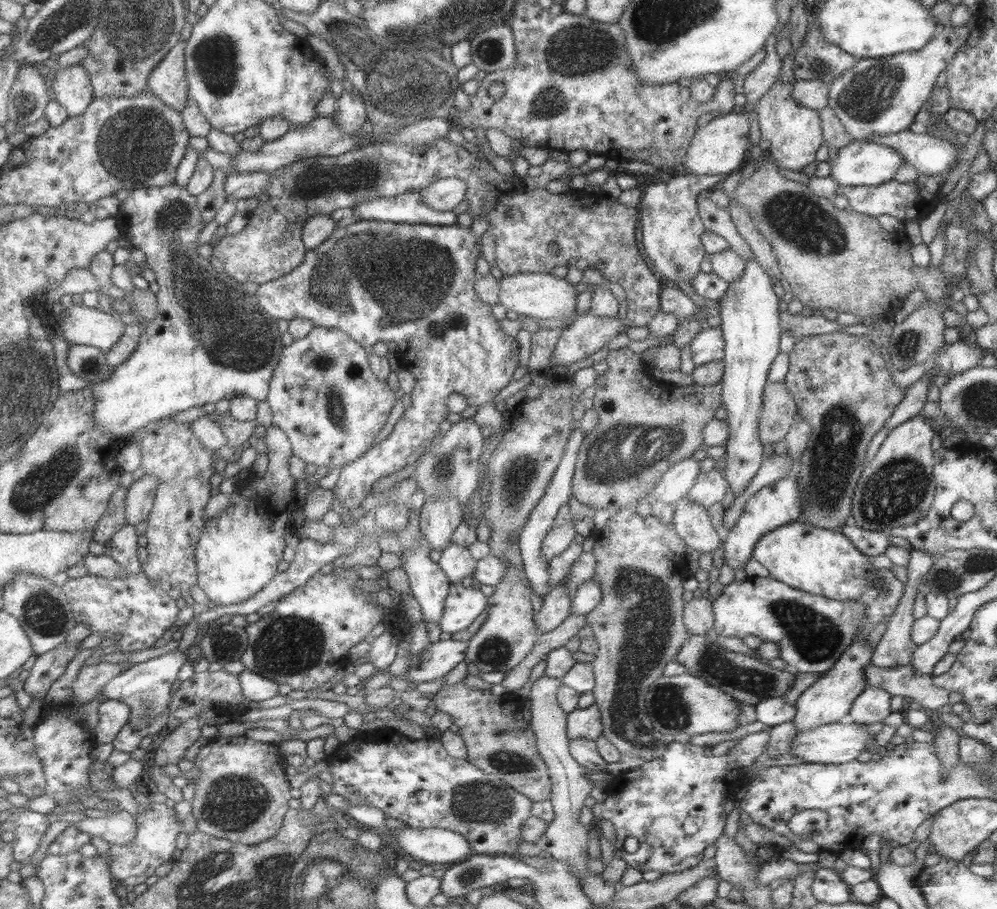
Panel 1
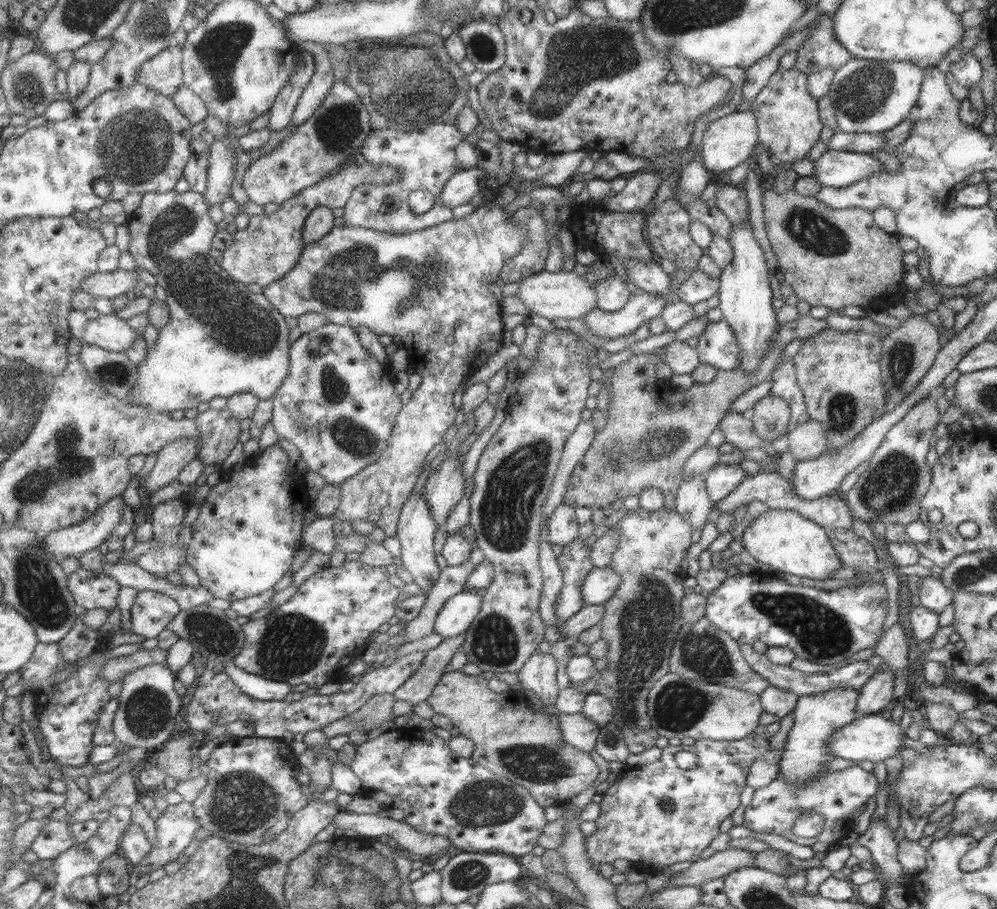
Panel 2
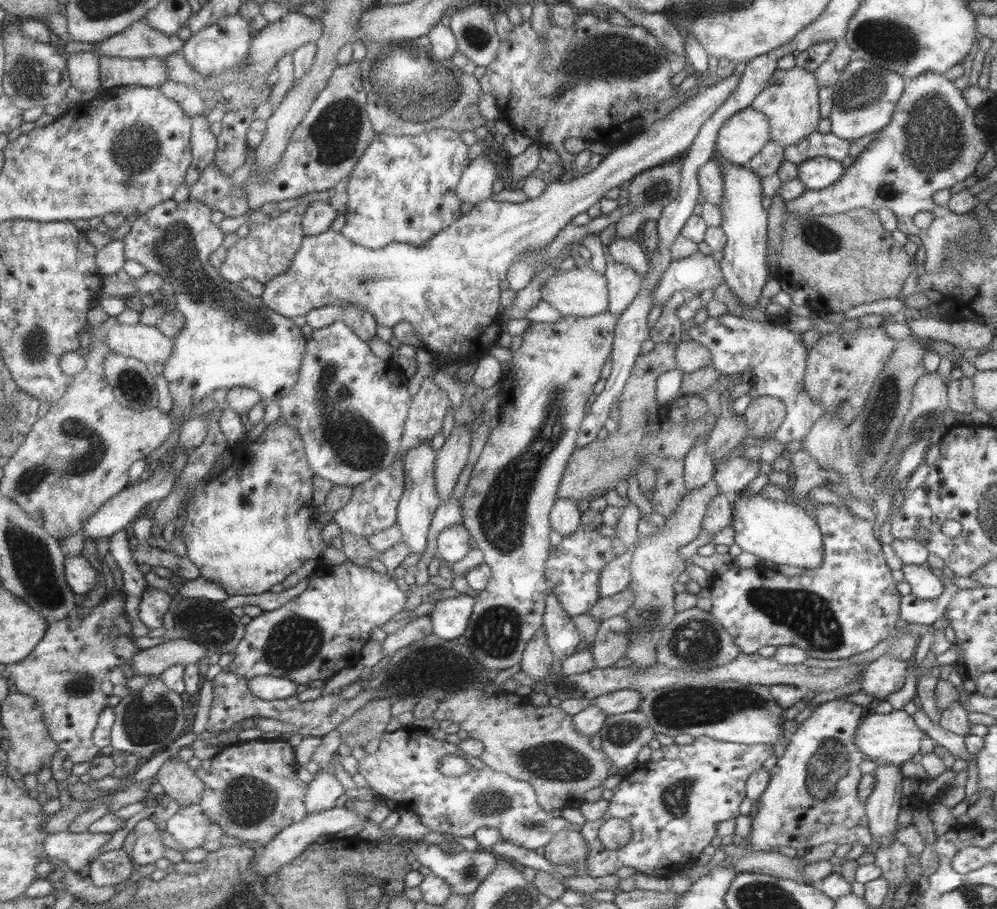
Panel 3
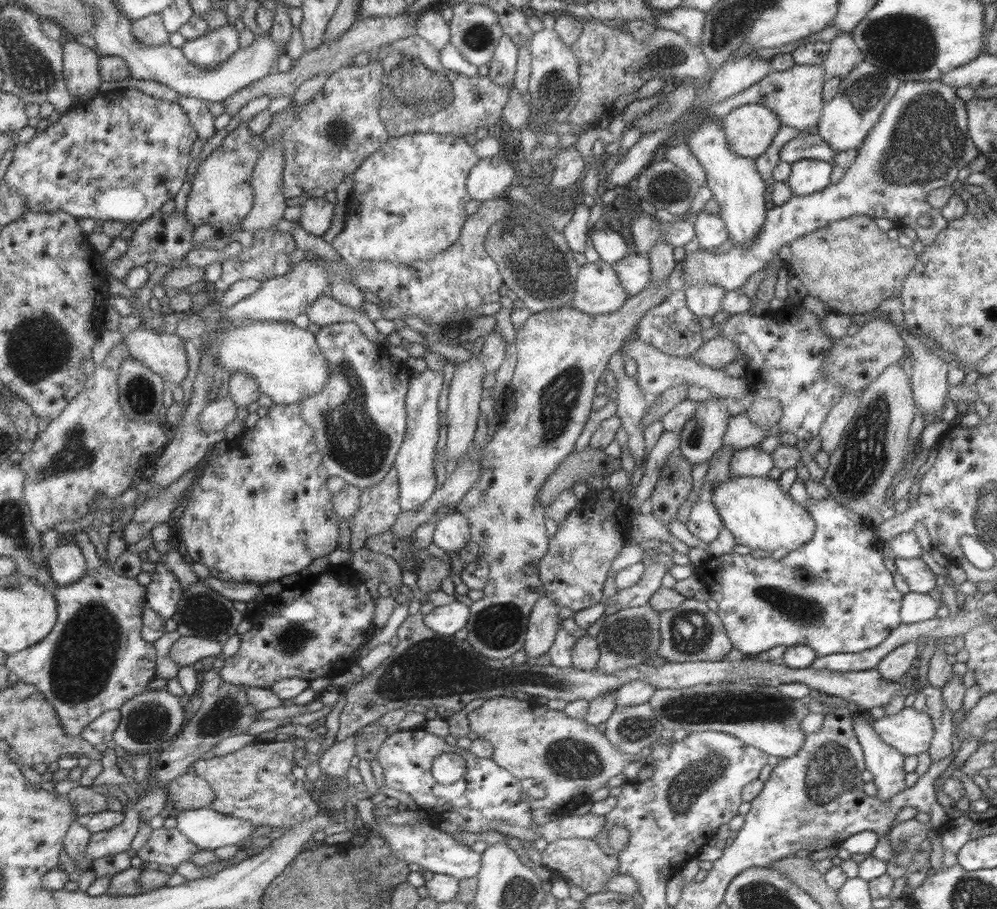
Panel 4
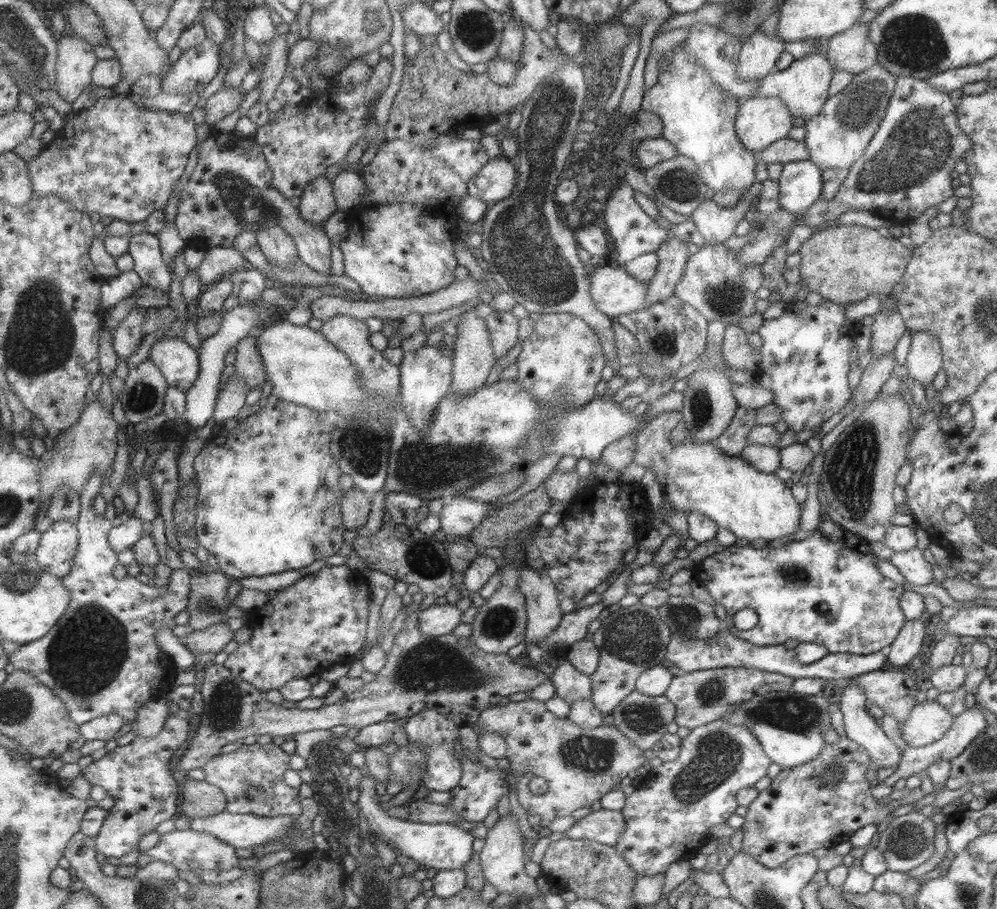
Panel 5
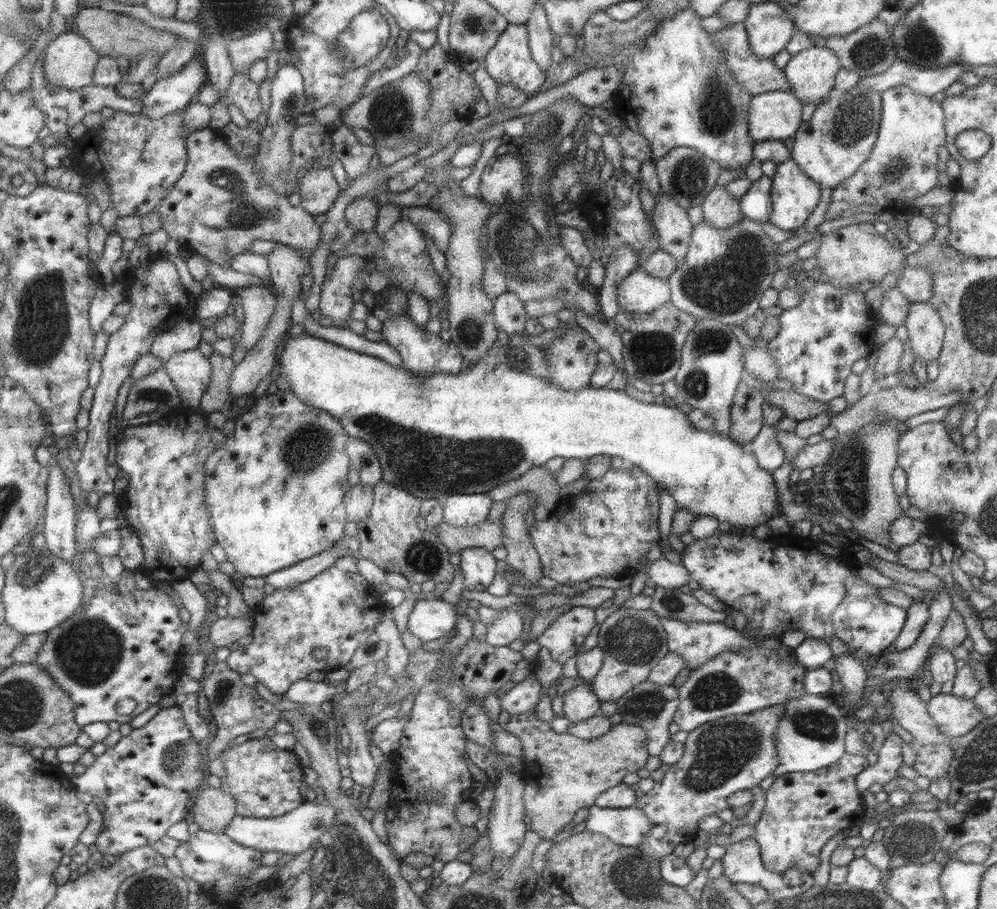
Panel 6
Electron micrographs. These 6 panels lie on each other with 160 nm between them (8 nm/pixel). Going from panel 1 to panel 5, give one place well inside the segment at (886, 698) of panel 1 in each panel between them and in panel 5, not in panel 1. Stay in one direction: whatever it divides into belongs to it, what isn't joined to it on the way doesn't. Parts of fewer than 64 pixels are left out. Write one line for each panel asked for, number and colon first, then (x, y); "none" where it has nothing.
2: (876, 695)
3: (886, 674)
4: (894, 664)
5: (911, 636)

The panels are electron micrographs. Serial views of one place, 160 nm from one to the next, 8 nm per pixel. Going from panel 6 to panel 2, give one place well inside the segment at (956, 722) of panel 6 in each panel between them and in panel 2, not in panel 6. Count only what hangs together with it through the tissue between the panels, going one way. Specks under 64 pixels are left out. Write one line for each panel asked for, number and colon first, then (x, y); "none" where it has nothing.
2: (869, 737)
3: (893, 738)
4: (909, 732)
5: (927, 722)

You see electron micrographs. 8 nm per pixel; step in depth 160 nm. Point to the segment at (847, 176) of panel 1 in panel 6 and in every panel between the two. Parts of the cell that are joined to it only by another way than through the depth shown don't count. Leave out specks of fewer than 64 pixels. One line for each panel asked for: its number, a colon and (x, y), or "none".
2: (834, 168)
3: (816, 173)
4: (806, 176)
5: (799, 184)
6: (793, 196)

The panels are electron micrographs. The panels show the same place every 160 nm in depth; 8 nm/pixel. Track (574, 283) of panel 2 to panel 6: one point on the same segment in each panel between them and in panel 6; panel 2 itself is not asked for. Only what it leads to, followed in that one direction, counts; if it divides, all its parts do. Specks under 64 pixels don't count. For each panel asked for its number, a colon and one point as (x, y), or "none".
3: (581, 291)
4: (597, 290)
5: (614, 292)
6: (638, 292)

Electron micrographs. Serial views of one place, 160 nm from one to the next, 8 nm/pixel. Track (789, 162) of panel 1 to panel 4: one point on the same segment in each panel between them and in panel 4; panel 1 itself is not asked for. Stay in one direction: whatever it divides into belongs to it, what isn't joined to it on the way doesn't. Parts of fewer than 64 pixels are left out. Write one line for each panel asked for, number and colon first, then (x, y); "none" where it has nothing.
2: (788, 124)
3: (789, 100)
4: (795, 95)

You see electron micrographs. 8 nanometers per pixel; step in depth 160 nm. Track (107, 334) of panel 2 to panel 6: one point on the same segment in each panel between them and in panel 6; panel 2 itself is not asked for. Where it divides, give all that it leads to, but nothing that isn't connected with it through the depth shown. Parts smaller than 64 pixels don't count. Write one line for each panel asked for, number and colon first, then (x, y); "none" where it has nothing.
3: (145, 342)
4: (165, 353)
5: (181, 364)
6: (191, 370)

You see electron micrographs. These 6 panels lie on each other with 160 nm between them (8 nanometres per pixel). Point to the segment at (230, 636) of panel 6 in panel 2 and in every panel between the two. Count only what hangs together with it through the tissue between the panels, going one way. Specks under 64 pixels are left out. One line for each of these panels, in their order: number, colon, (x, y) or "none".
2: (118, 668)
3: (155, 660)
4: (187, 650)
5: (206, 642)

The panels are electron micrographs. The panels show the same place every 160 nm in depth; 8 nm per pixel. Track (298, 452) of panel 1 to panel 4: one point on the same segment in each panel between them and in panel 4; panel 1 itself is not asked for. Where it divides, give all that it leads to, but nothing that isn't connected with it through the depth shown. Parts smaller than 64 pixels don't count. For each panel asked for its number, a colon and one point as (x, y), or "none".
2: (337, 406)
3: (349, 406)
4: (358, 418)

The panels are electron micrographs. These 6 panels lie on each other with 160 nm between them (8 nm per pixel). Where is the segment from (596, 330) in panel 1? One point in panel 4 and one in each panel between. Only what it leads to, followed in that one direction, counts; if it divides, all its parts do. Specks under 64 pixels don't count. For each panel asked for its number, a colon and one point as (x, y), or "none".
2: (641, 306)
3: (697, 272)
4: (919, 142)

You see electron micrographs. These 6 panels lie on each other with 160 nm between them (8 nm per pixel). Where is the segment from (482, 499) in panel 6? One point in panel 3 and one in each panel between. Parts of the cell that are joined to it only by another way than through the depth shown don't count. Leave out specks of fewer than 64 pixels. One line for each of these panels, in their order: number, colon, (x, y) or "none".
3: (452, 543)
4: (451, 532)
5: (459, 515)

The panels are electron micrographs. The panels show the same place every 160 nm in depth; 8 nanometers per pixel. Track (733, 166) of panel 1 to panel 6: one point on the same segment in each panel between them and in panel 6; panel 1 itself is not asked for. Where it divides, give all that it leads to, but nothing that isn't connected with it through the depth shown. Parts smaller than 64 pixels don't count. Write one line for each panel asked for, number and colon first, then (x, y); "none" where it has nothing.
2: (728, 140)
3: (743, 134)
4: (749, 129)
5: (759, 121)
6: (776, 115)

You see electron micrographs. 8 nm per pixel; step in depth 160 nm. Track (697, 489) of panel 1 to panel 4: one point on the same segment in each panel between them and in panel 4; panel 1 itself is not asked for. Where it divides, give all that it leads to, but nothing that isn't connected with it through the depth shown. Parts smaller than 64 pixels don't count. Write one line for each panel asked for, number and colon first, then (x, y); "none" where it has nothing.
2: (721, 480)
3: (732, 475)
4: (752, 461)

